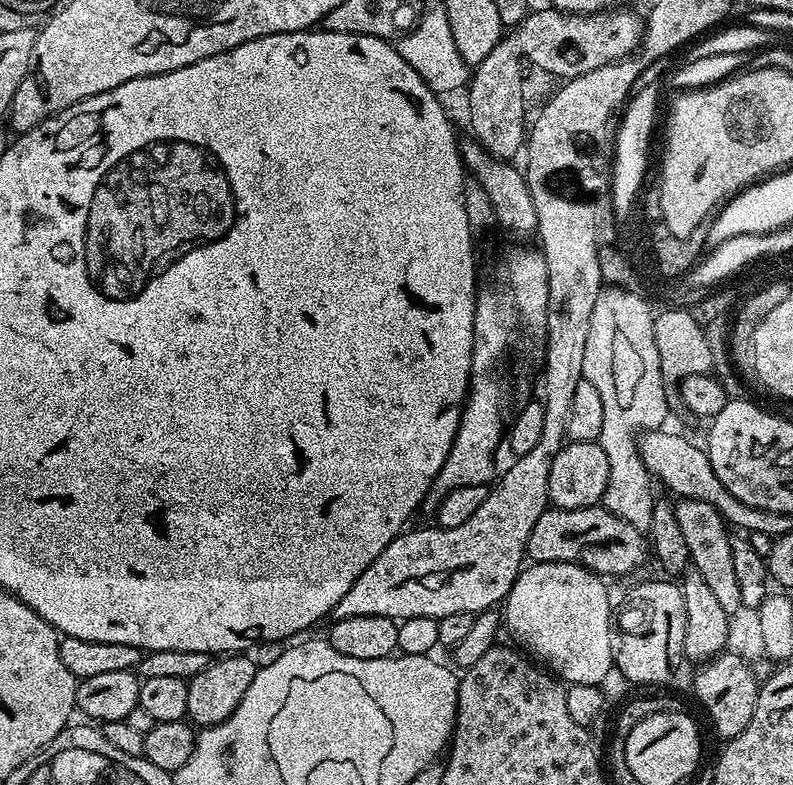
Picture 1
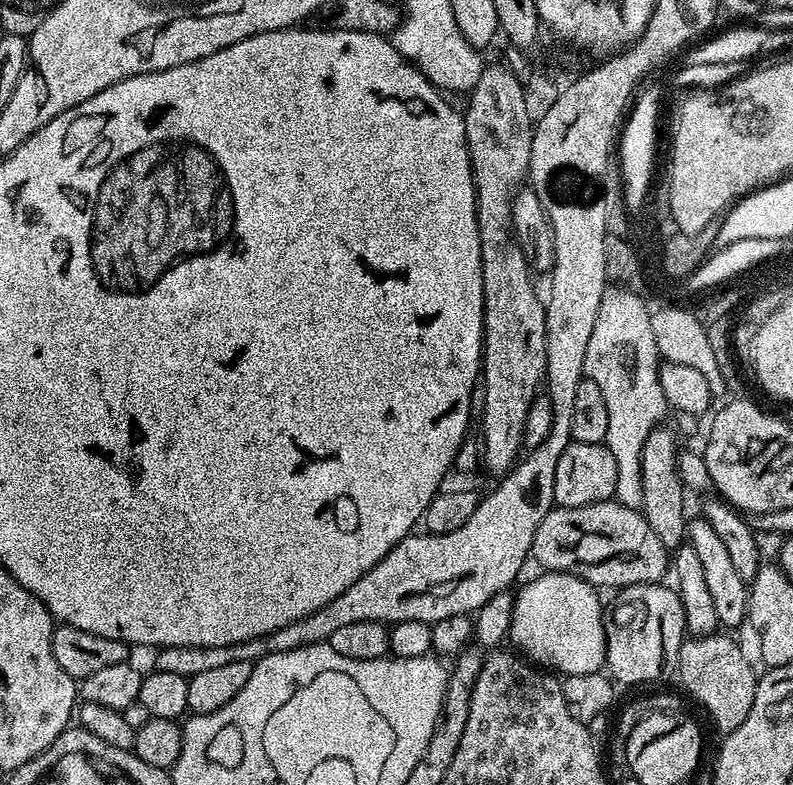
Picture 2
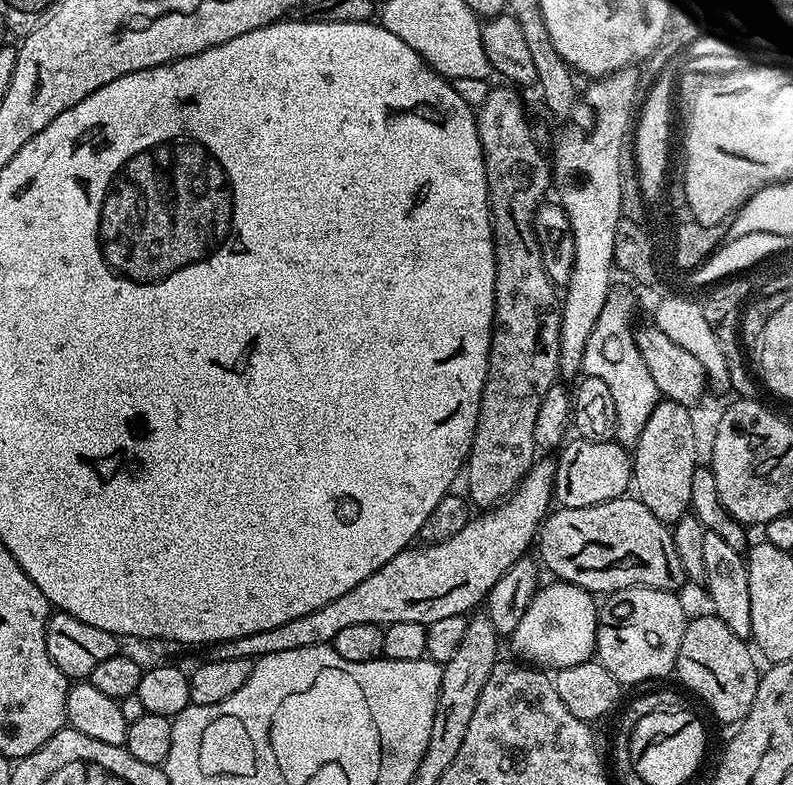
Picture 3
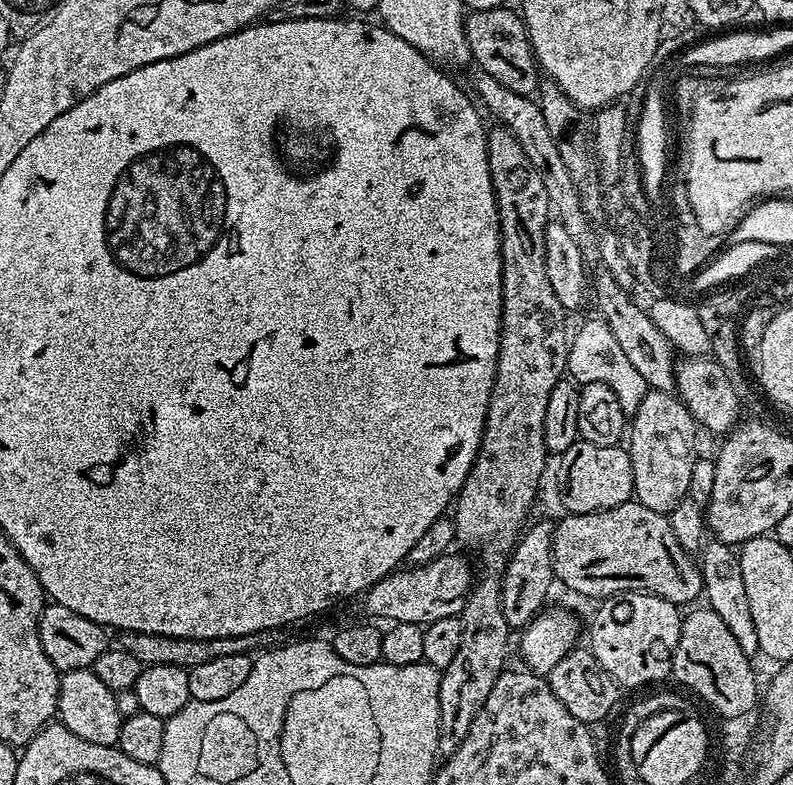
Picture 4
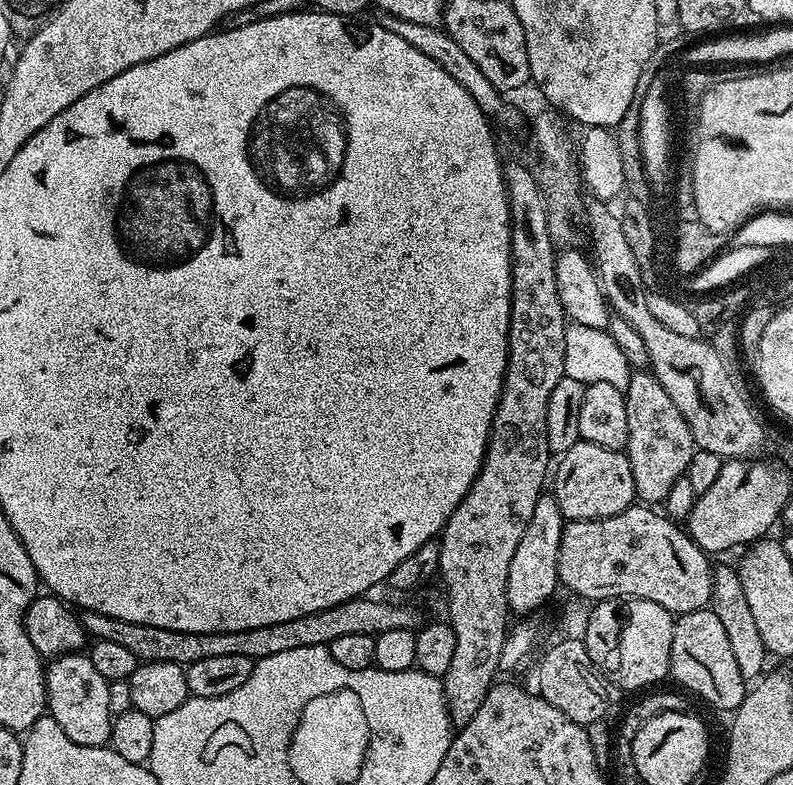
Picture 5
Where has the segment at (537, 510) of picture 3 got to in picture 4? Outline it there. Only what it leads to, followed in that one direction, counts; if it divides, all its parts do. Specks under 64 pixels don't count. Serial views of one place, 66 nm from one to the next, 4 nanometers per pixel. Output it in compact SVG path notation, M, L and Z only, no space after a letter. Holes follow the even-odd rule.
M445 554L424 568L401 567L383 576L373 588L363 593L364 608L377 621L388 620L392 624L419 624L427 626L438 618L459 616L466 597L474 587L472 568L460 556Z

